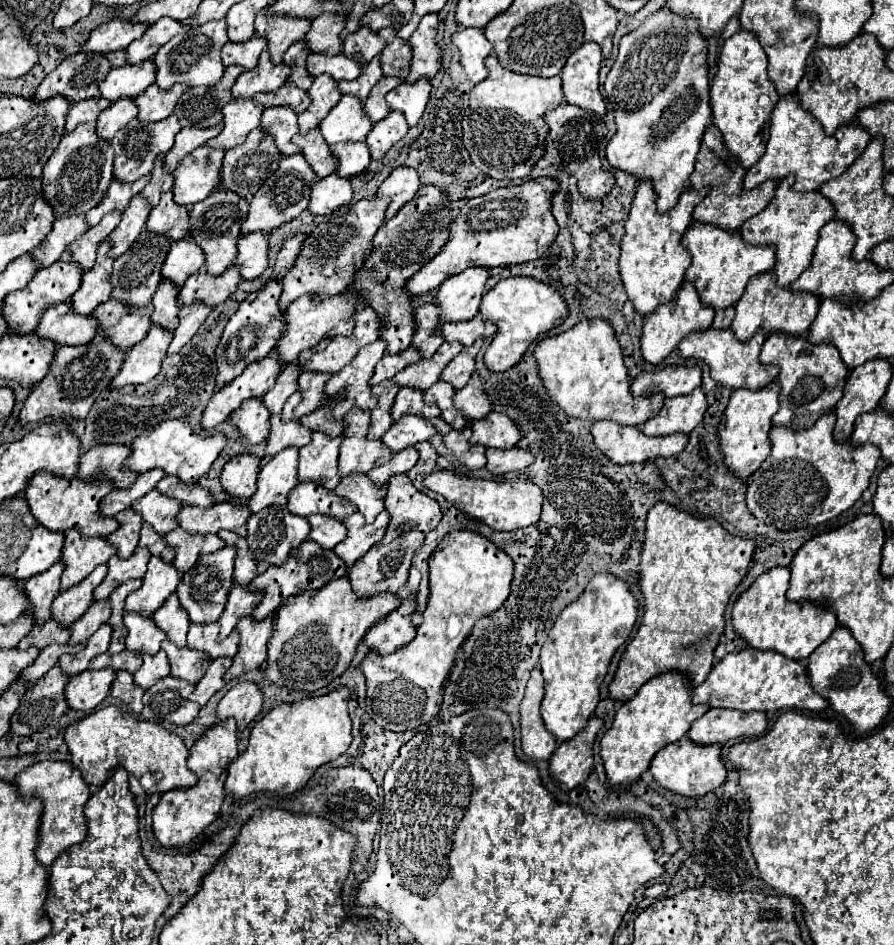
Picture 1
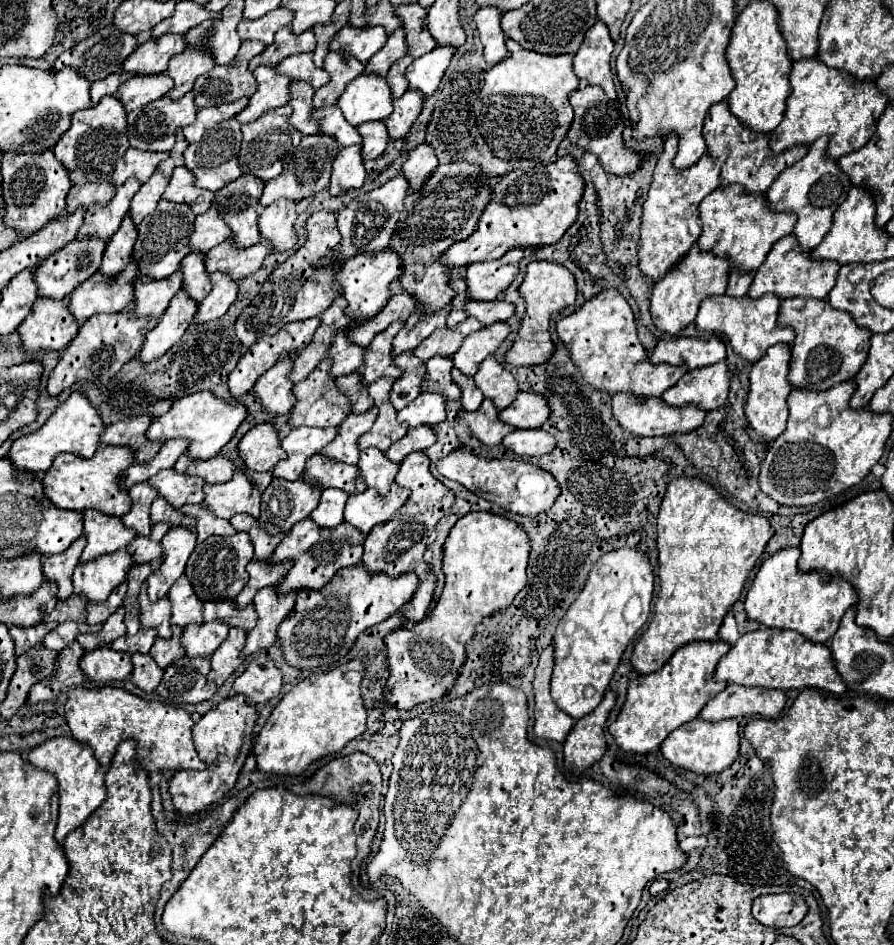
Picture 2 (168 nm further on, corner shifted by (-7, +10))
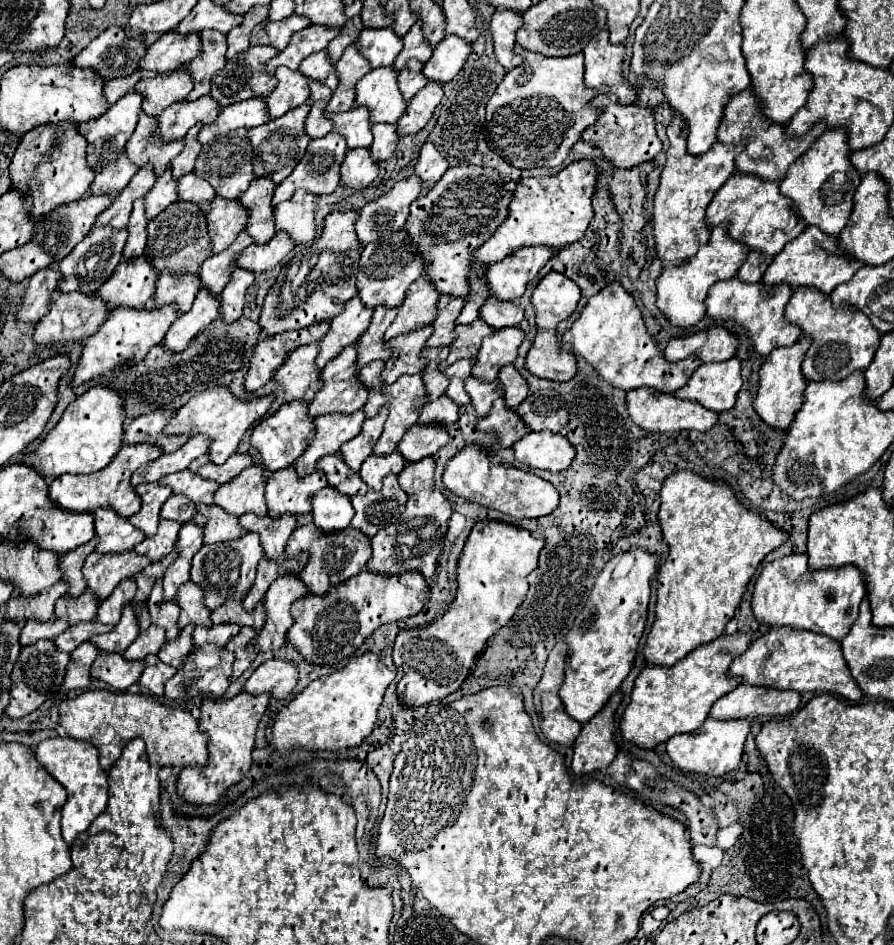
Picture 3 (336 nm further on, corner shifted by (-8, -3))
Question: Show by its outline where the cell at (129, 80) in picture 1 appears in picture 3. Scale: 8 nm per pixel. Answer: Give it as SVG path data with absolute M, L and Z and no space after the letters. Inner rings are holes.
M176 30L164 34L156 40L148 50L146 56L140 60L140 70L152 70L158 74L172 74L174 70L190 64L200 50L200 36L180 36Z

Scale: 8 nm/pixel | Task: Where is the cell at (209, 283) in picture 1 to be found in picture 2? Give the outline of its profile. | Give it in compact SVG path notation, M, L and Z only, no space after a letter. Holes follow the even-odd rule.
M229 237L227 241L223 241L221 245L213 247L209 253L207 253L207 271L209 273L215 273L217 269L221 271L229 271L233 273L233 277L237 279L243 279L247 277L249 273L255 273L261 265L263 265L263 259L273 251L273 243L271 241L259 241L257 245L251 245L251 247L245 247L245 249L239 249L235 247L235 241Z

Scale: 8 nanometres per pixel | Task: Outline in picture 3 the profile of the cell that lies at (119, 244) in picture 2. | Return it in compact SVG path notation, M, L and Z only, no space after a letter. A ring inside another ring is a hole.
M142 200L134 202L134 210L130 214L130 224L128 224L128 240L124 246L124 260L132 260L136 256L144 254L146 246L146 216L144 216L144 204Z

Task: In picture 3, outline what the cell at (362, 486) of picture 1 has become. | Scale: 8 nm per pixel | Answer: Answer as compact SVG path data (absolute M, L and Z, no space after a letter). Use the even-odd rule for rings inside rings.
M398 452L388 456L368 456L360 468L360 476L372 490L382 490L382 480L390 474L400 474L404 464L406 462Z

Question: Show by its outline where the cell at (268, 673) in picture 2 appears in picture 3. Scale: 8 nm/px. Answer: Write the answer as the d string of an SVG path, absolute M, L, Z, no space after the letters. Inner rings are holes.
M266 660L256 668L256 672L244 684L244 692L258 696L268 692L272 698L286 698L298 682L298 670L286 660Z

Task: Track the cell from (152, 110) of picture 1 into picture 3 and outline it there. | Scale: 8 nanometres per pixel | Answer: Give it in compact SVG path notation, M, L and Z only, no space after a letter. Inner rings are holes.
M204 30L200 34L200 40L202 40L200 56L194 58L186 68L188 76L194 82L194 88L186 96L186 100L198 100L200 96L208 94L214 72L226 66L226 36L216 30Z

